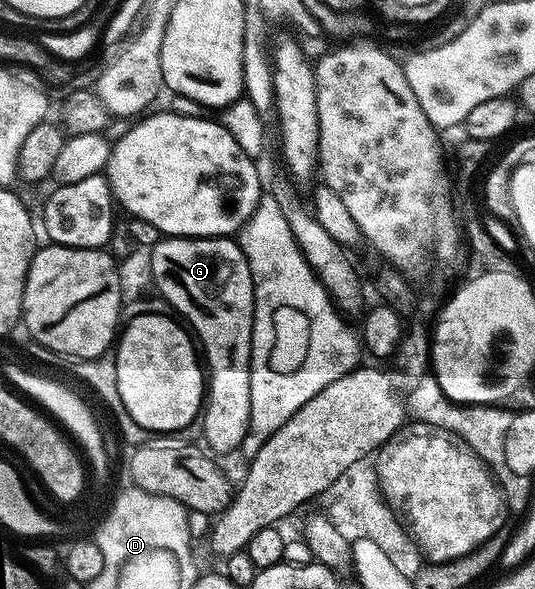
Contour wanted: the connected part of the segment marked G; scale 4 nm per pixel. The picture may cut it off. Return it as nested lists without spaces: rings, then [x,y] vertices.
[[[172,236],[151,248],[151,274],[153,287],[179,312],[177,315],[192,329],[204,353],[208,395],[200,425],[206,442],[217,455],[236,452],[250,430],[254,286],[246,255],[230,238]]]

